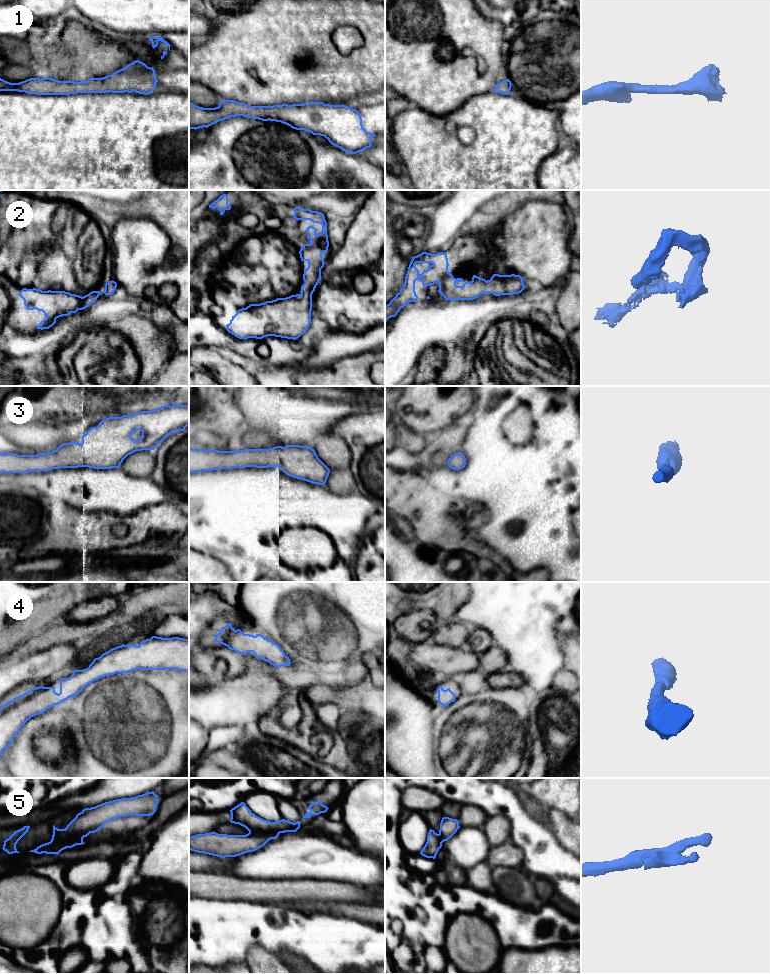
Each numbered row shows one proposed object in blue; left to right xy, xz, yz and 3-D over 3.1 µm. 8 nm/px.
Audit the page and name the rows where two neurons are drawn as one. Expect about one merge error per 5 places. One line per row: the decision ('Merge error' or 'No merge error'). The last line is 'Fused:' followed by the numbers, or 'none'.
1: No merge error
2: No merge error
3: No merge error
4: No merge error
5: Merge error
Fused: 5

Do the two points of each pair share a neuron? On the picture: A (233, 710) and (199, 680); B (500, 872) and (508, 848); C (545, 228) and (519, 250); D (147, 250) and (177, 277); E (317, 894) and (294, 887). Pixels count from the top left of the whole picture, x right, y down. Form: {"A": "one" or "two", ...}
{"A": "two", "B": "two", "C": "one", "D": "one", "E": "one"}

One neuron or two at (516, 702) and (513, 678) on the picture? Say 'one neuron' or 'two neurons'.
two neurons

